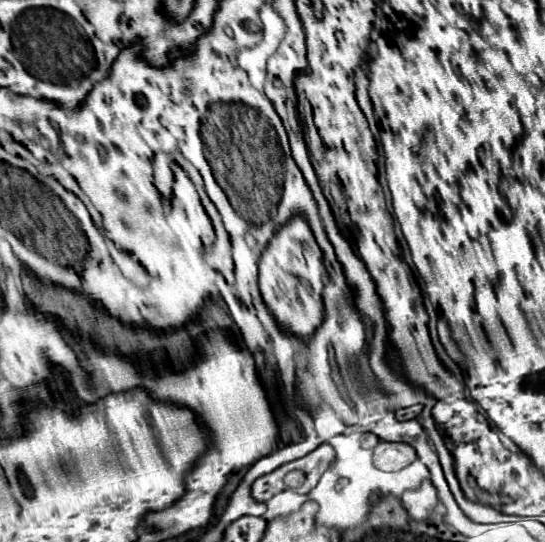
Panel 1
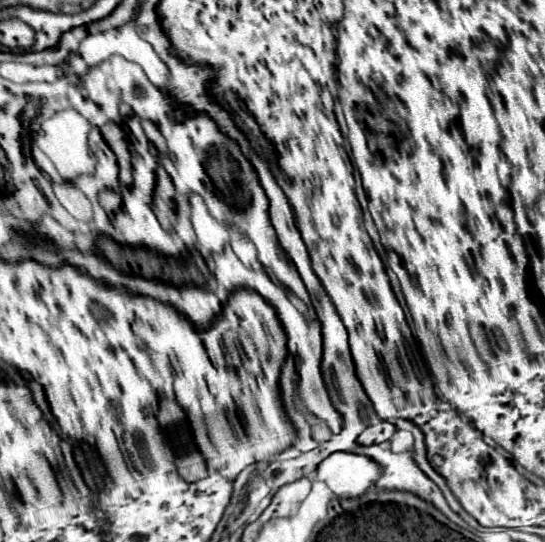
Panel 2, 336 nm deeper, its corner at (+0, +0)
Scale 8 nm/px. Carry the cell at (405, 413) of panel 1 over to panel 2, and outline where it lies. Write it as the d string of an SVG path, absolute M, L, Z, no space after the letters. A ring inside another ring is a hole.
M379 421L377 425L371 425L367 427L359 437L357 437L357 443L359 445L373 445L373 443L383 443L387 441L391 435L395 433L395 427L387 421Z

